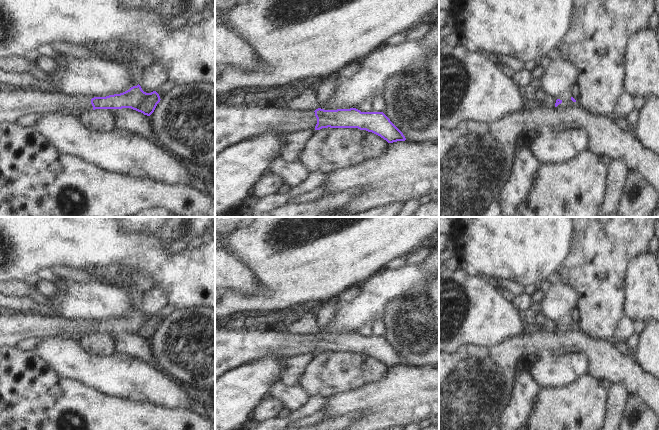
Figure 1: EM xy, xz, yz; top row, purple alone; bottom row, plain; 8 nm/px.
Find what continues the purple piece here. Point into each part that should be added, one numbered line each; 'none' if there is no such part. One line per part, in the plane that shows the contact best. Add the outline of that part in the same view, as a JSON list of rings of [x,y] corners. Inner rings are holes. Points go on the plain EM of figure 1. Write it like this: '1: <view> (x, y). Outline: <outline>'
1: xz (233, 348). Outline: [[[224,322],[215,325],[215,380],[223,373],[242,364],[263,358],[281,358],[315,353],[313,334],[290,334],[265,328],[246,330],[225,329]]]

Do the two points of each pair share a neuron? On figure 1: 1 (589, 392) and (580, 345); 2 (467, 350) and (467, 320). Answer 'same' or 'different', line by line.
1: different
2: different

